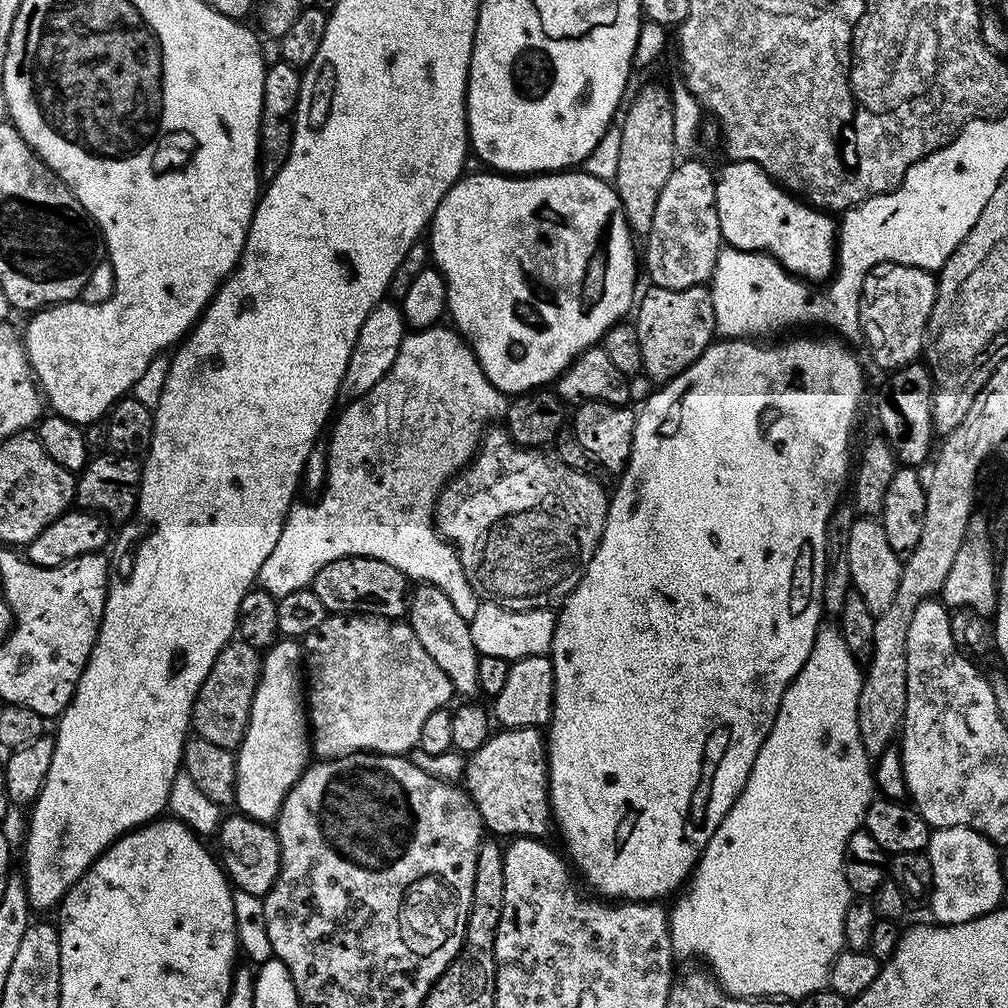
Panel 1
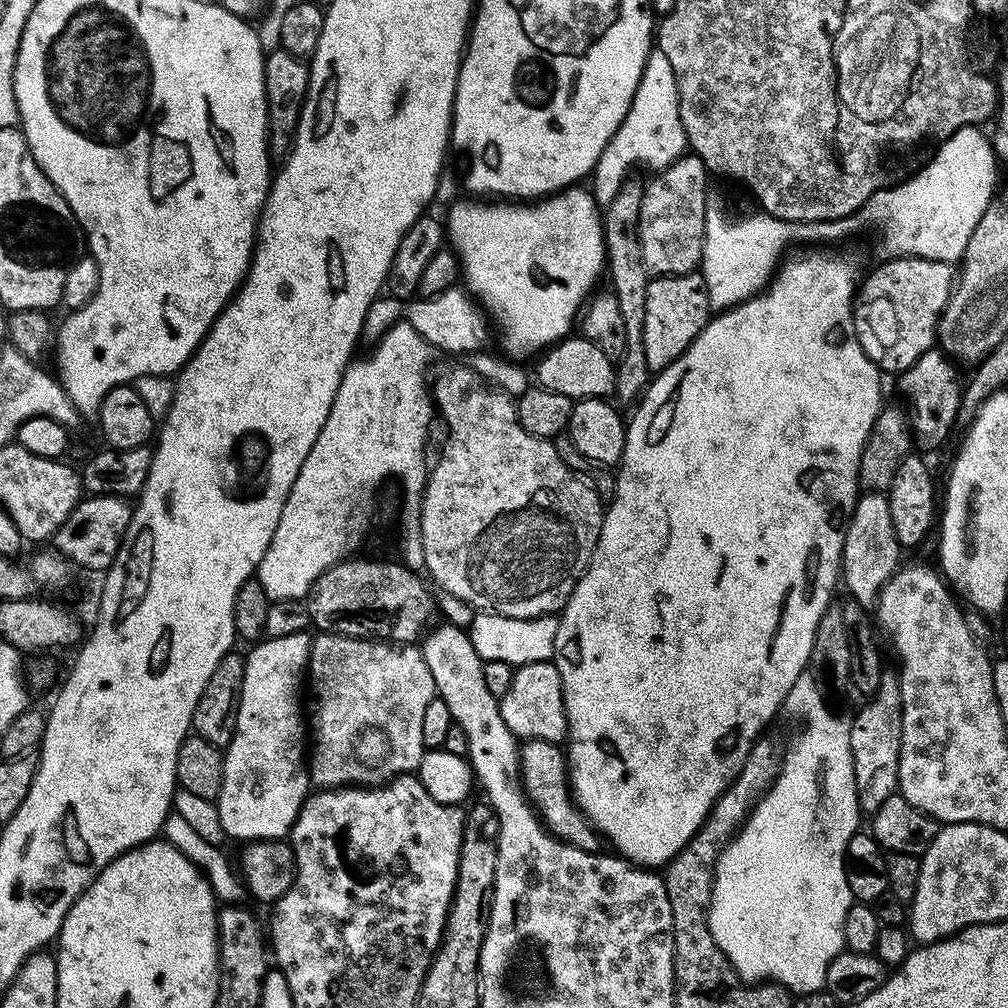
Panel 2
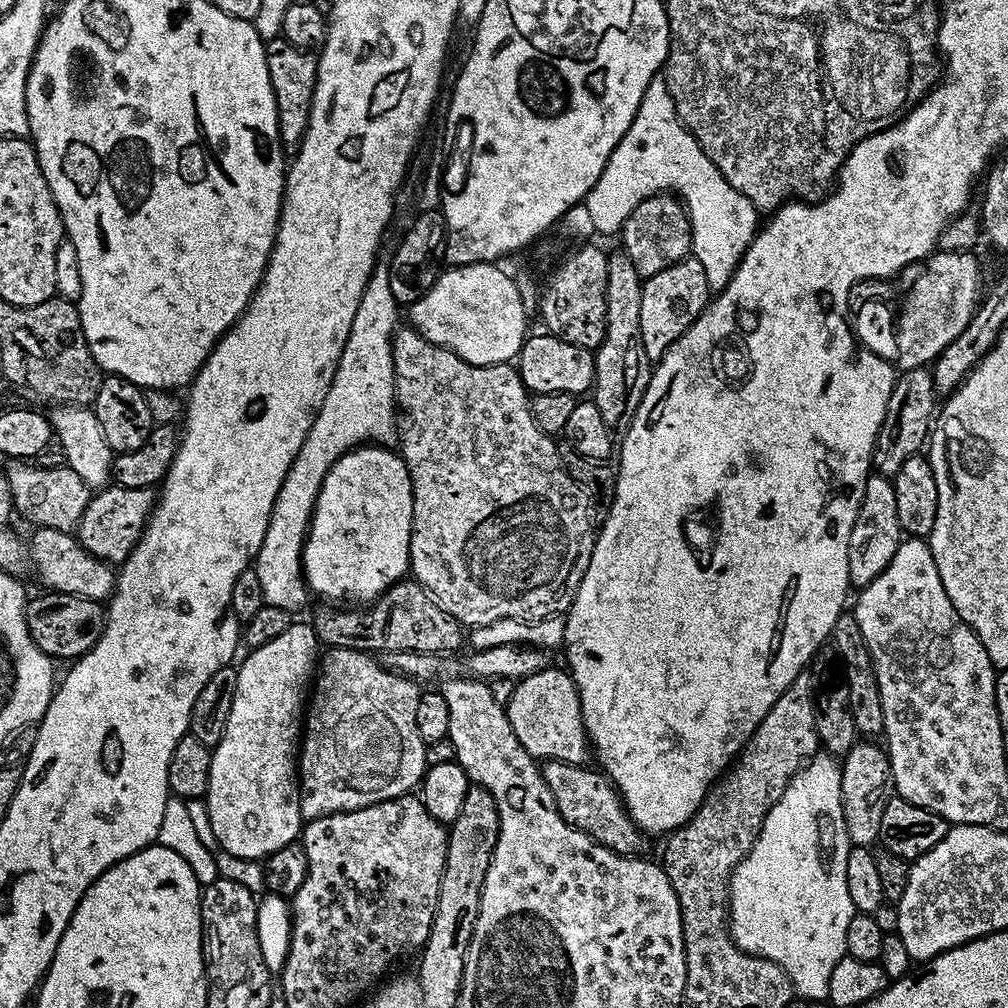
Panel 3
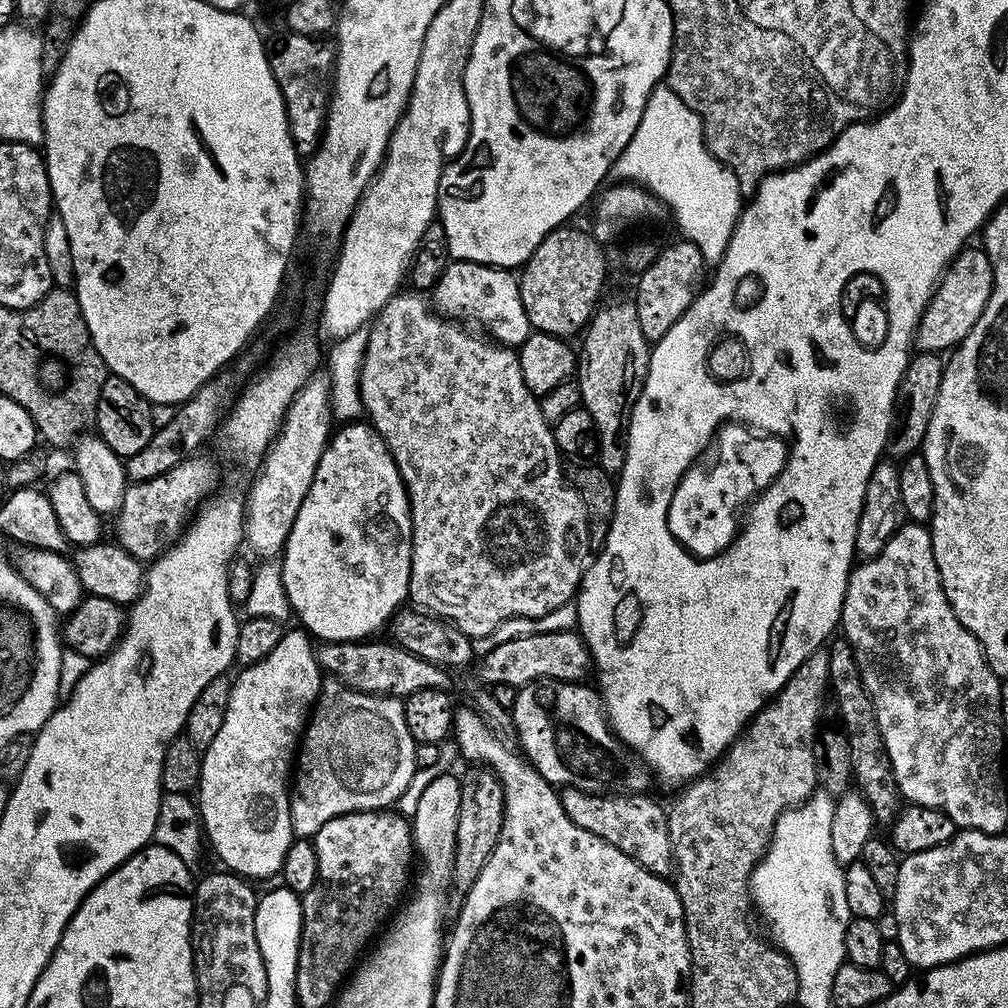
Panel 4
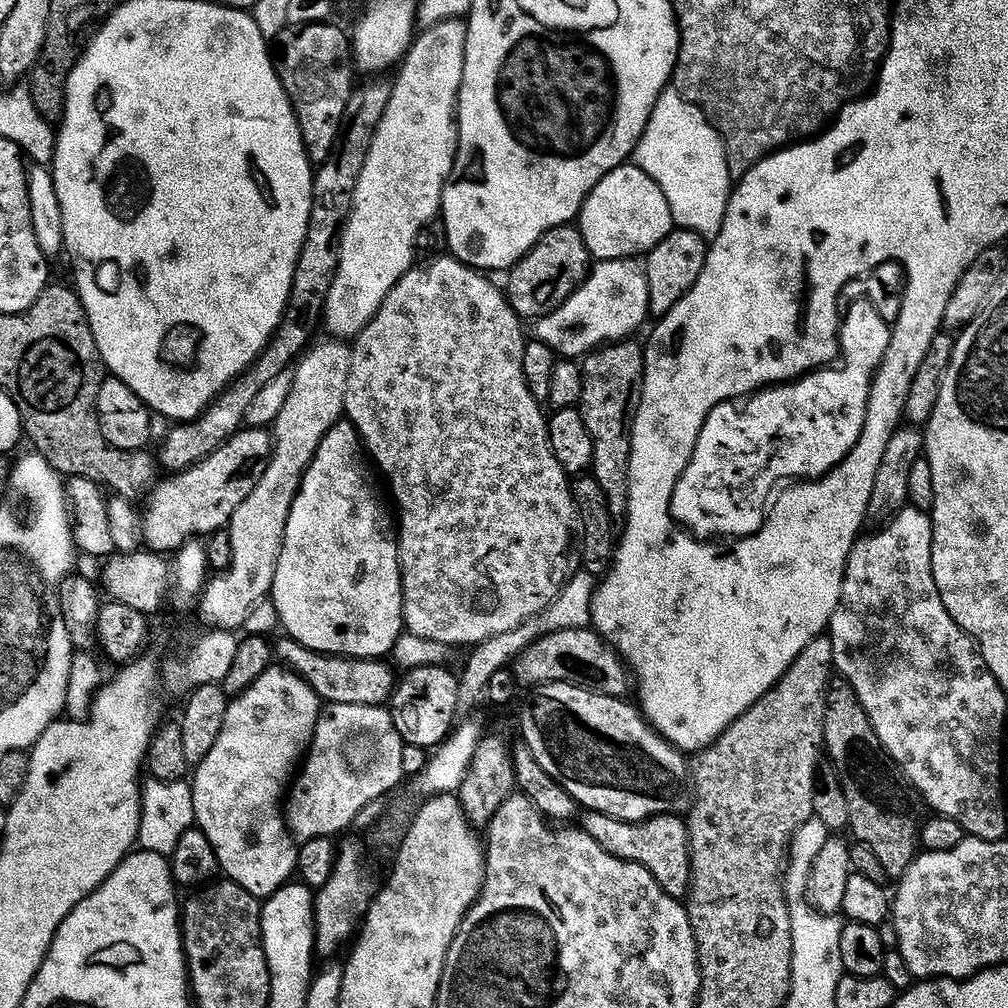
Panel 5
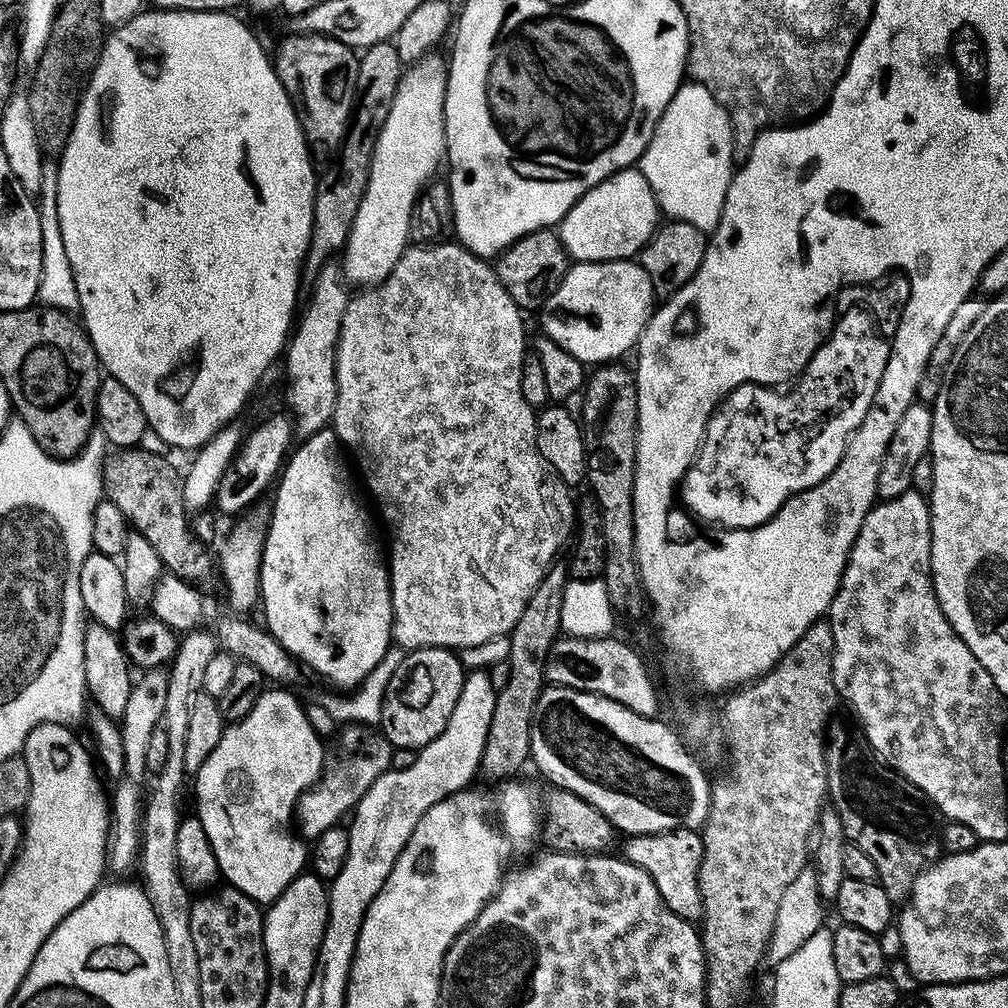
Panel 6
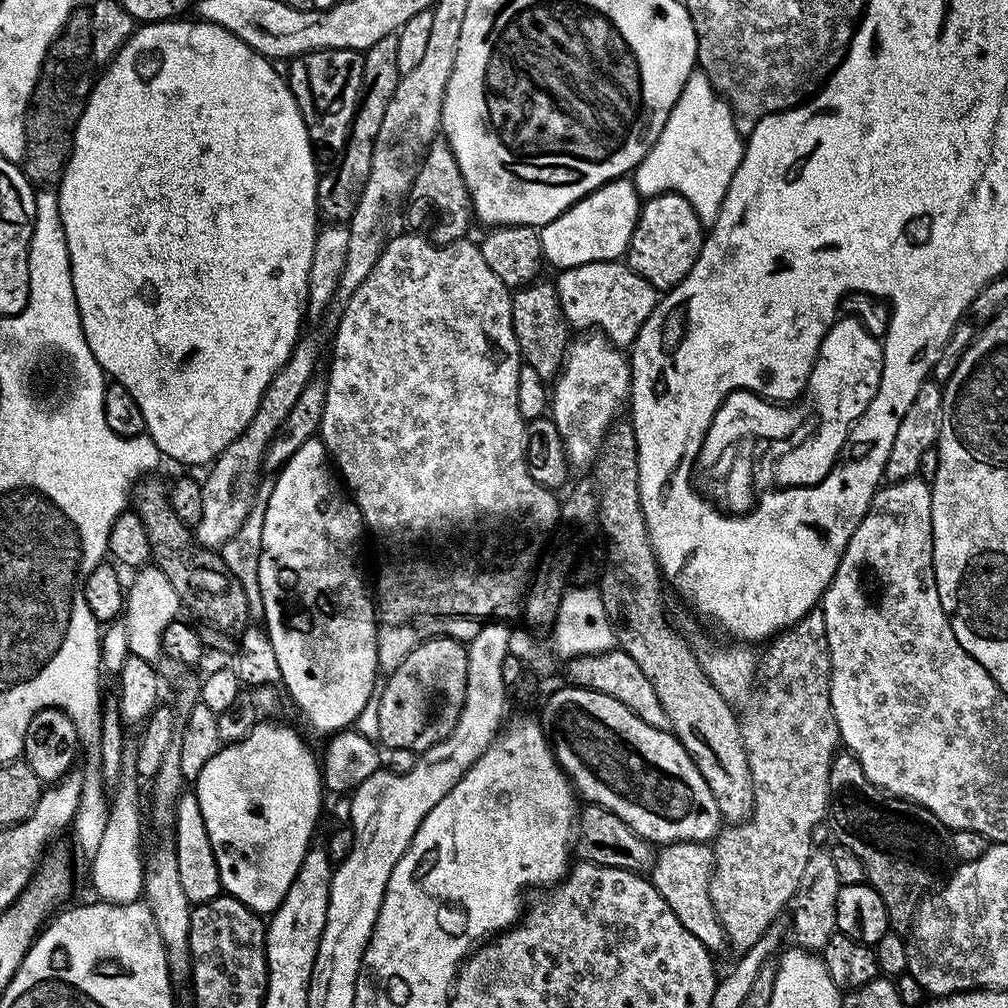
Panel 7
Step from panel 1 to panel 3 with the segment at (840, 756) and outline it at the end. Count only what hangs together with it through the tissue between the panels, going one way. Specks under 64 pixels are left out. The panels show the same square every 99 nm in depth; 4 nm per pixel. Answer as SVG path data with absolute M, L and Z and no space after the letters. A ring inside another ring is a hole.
M817 754L807 761L800 771L794 774L794 778L788 782L788 789L782 794L782 798L778 798L778 802L766 814L760 837L756 839L754 846L746 854L743 862L732 871L732 878L728 881L728 910L732 941L742 951L761 956L778 966L782 966L782 970L790 978L795 995L806 1000L827 1001L830 990L830 974L834 974L834 966L838 966L838 962L846 954L846 926L850 926L850 918L854 914L850 902L850 890L846 890L846 858L849 847L850 841L844 821L844 811L842 810L840 764L837 757L831 754Z

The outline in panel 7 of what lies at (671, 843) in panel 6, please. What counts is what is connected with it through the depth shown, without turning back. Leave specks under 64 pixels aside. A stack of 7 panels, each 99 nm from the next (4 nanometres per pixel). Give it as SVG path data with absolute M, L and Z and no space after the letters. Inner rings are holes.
M679 840L677 844L663 845L655 853L650 869L650 879L658 890L658 894L662 894L666 906L670 906L670 910L674 910L674 918L678 918L678 922L682 922L682 926L686 926L686 930L690 930L690 934L694 934L694 938L698 938L698 942L702 942L702 946L706 946L709 952L716 954L719 953L720 947L725 947L726 937L718 922L714 902L710 902L710 882L714 866L715 854L711 843L699 840Z

